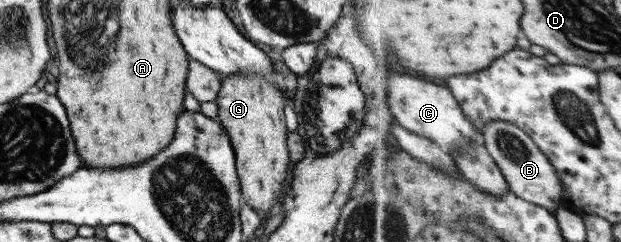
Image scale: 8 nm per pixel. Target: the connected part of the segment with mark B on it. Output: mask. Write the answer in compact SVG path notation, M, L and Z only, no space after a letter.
M495 120L486 126L483 132L483 144L509 182L510 190L515 195L550 211L555 212L562 206L567 207L565 189L562 188L558 169L531 138L530 133L505 120Z

